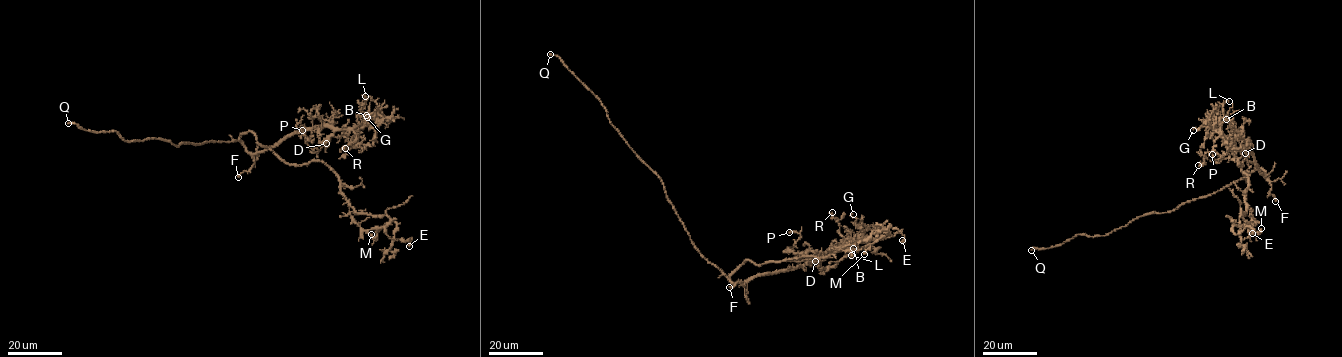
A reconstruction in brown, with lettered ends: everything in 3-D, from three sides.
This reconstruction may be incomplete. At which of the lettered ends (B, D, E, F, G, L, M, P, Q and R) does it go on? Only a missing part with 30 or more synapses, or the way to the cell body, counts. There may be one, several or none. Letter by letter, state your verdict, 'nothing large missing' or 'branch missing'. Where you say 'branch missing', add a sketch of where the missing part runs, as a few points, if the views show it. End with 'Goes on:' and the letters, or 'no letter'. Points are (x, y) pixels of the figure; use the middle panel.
B: nothing large missing
D: nothing large missing
E: nothing large missing
F: nothing large missing
G: nothing large missing
L: nothing large missing
M: nothing large missing
P: nothing large missing
Q: branch missing
R: nothing large missing
Goes on: Q

